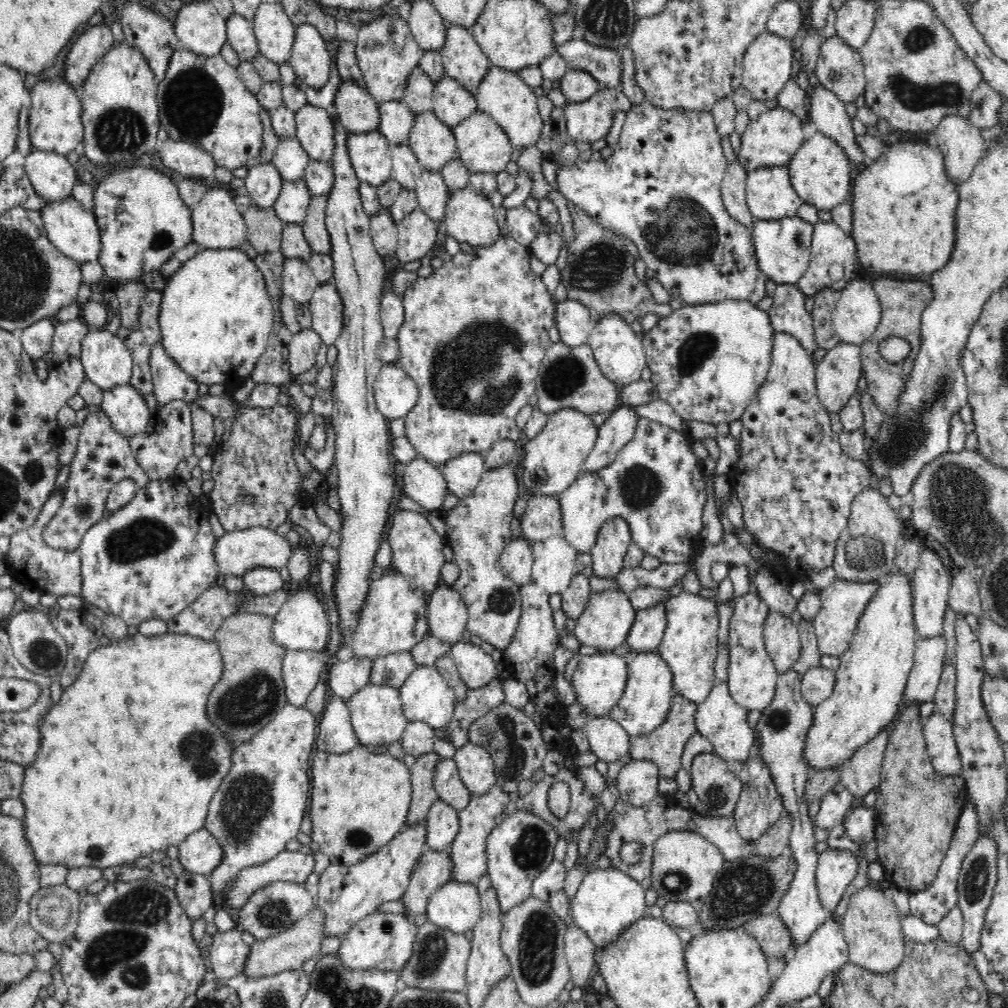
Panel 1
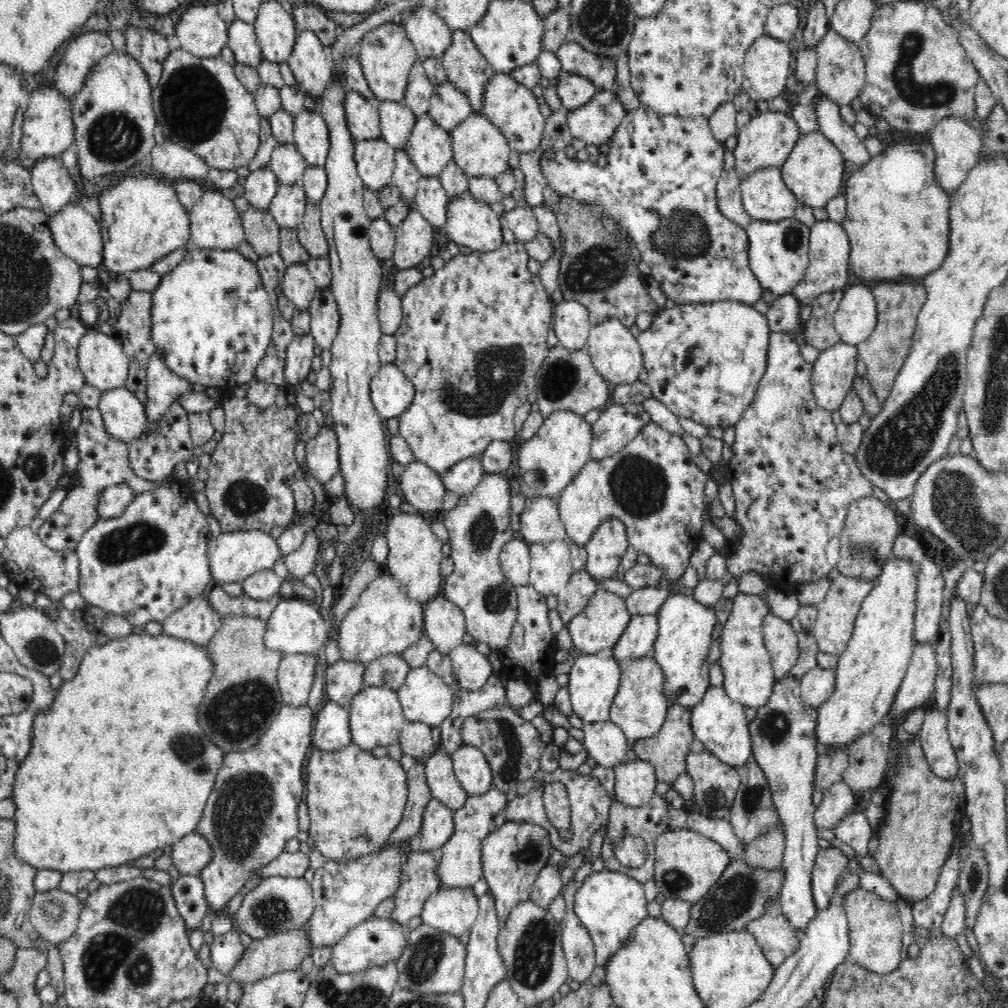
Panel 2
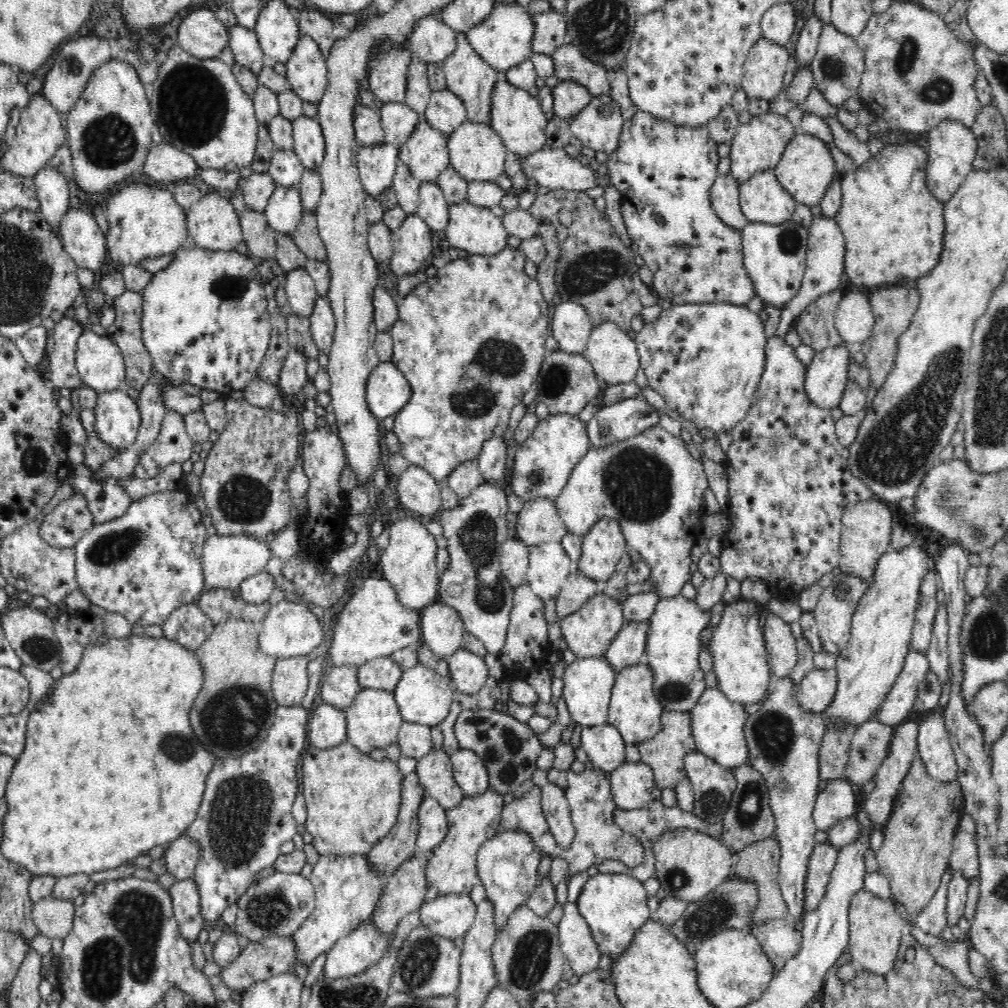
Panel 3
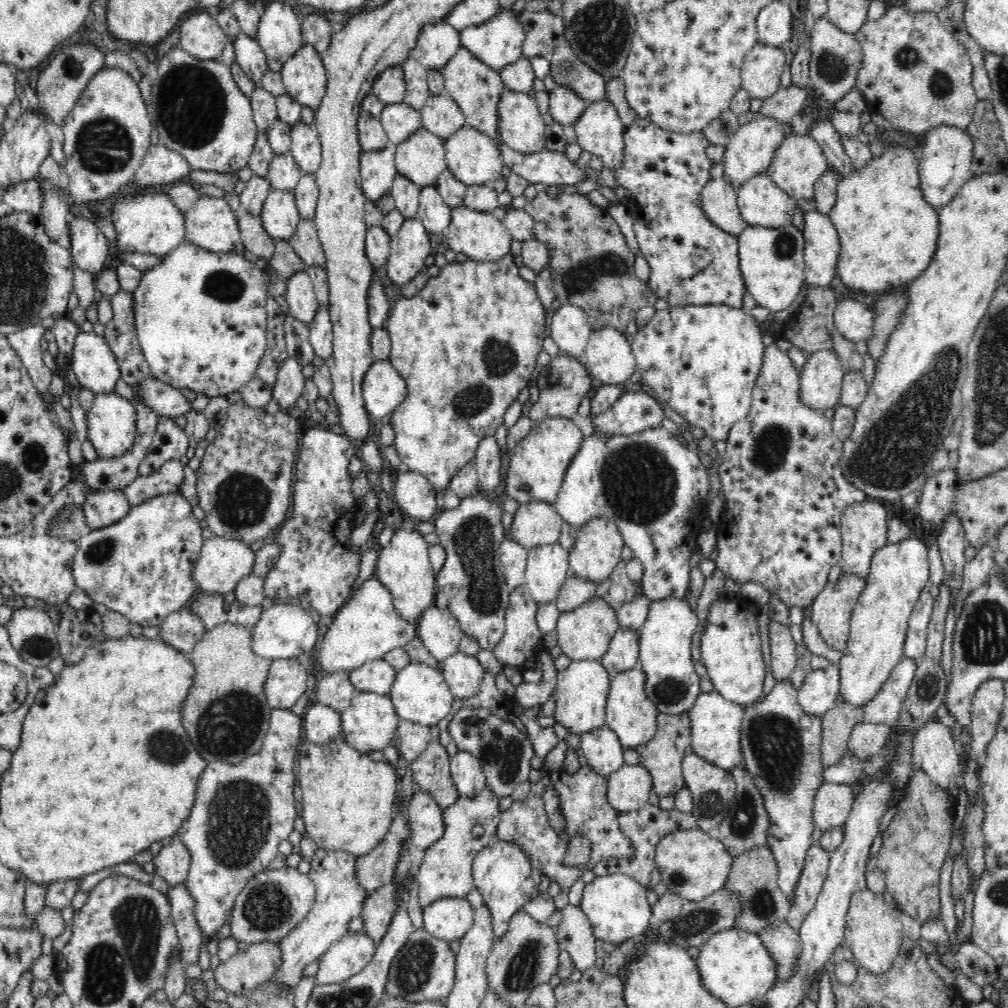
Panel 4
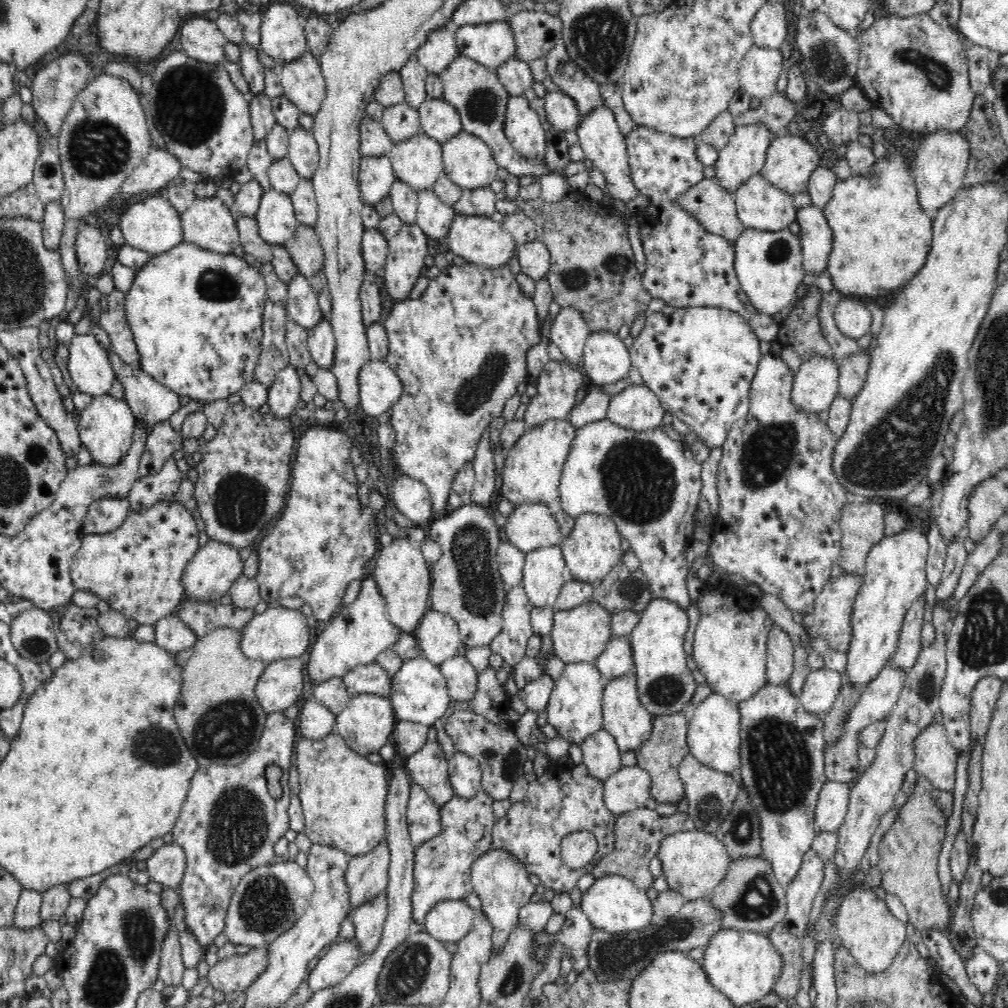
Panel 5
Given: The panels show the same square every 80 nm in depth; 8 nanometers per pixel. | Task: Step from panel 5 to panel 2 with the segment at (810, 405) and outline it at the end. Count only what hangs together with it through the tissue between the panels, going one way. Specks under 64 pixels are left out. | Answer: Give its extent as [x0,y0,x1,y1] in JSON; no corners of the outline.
[811,340,858,411]

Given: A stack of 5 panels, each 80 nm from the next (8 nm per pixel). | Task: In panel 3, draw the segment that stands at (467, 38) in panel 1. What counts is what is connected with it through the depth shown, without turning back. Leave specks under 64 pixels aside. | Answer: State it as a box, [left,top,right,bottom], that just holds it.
[442,33,501,127]

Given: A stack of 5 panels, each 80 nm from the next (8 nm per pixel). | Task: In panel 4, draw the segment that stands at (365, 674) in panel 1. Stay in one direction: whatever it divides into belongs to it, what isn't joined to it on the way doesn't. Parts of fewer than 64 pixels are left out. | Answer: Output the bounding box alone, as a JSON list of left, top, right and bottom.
[315,671,356,713]

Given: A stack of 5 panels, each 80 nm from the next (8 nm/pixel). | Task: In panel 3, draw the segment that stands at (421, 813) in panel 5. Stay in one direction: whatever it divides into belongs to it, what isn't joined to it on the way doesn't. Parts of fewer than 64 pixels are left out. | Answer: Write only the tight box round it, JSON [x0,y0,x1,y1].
[412,796,448,860]

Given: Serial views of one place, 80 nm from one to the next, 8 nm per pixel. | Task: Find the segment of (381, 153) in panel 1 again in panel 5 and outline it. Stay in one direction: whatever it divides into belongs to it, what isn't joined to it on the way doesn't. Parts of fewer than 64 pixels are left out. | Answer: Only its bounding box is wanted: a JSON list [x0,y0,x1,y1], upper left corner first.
[359,156,396,206]

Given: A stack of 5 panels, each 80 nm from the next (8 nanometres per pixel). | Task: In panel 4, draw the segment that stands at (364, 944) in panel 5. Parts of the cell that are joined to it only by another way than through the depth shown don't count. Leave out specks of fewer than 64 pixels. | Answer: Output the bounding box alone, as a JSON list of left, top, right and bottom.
[360,880,396,944]

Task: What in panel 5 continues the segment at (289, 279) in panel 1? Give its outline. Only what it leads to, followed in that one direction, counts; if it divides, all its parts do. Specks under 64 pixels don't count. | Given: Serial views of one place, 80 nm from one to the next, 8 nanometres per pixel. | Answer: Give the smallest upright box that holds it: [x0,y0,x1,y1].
[287,273,323,329]

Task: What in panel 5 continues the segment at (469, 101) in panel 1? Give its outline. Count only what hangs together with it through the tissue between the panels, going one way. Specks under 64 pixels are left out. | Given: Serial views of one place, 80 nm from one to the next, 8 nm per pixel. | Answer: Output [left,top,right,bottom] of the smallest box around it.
[418,98,462,144]

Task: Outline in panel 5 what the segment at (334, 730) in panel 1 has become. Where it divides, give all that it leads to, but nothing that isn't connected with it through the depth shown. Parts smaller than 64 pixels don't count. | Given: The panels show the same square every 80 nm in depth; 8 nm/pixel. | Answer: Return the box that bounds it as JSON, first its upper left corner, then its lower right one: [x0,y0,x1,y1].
[297,696,336,740]

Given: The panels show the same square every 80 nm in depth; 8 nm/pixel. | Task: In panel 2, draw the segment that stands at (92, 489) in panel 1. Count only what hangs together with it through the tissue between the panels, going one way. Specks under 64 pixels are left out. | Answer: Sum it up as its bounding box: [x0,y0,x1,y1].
[39,409,166,551]

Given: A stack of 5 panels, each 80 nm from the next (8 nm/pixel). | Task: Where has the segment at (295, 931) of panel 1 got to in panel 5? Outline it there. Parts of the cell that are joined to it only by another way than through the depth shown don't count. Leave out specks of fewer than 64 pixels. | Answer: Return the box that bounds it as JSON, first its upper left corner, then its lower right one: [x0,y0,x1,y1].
[207,947,268,993]

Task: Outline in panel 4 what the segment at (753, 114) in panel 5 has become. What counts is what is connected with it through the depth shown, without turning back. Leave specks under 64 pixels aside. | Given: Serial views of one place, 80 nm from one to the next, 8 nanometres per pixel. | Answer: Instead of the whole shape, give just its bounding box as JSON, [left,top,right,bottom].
[756,85,808,124]

